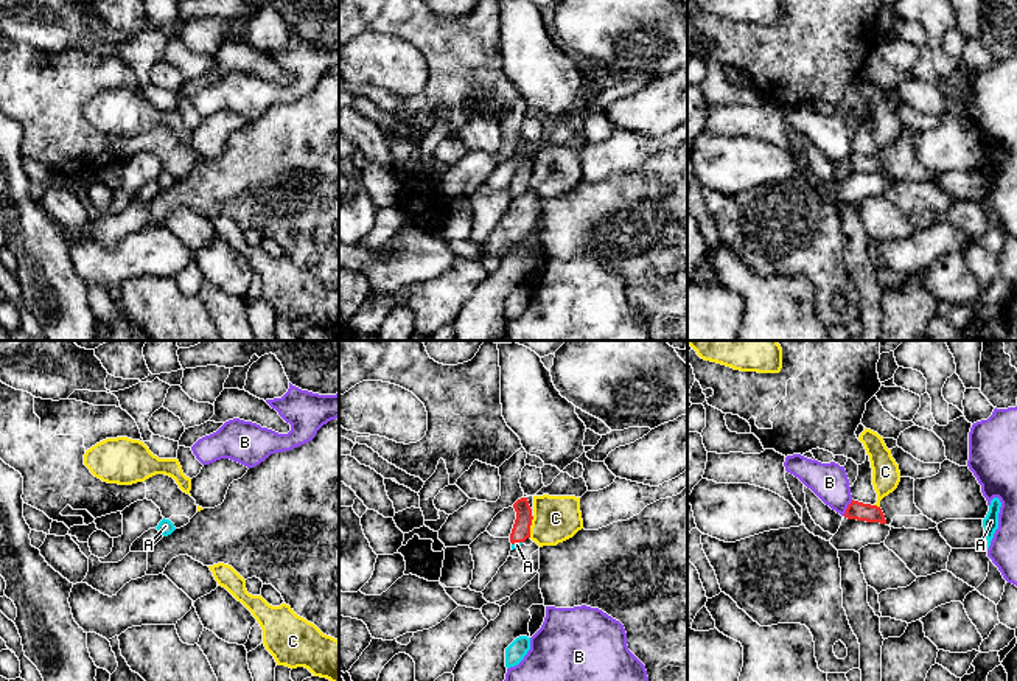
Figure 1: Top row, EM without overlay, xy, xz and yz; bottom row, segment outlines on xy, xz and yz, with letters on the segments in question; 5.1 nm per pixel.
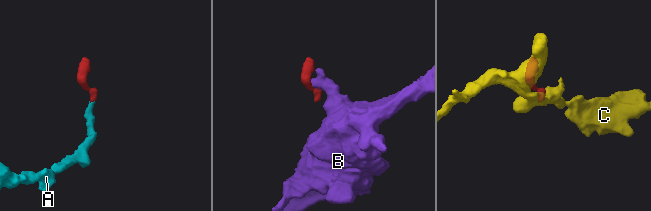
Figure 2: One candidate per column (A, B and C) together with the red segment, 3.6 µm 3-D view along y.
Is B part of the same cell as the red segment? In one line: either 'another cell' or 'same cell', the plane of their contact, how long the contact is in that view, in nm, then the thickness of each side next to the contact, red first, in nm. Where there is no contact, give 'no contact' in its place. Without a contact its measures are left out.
another cell; contact in yz; length 100 nm; calibres 100 and 190 nm

